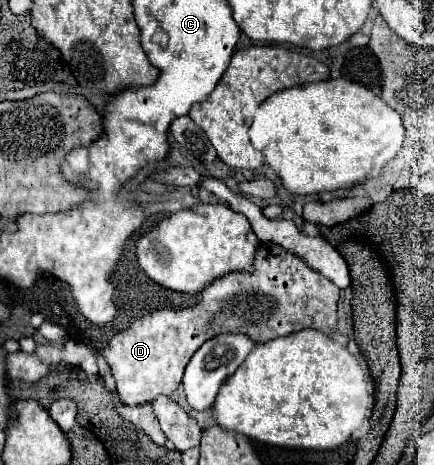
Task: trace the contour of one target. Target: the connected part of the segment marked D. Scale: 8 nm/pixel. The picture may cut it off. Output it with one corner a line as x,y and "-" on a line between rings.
261,243
257,247
253,271
227,273
227,275
219,277
217,281
211,281
209,285
205,285
199,295
201,295
199,303
195,303
191,307
153,311
153,313
133,321
127,329
115,333
109,339
109,343
101,355
111,367
111,375
117,385
117,395
125,405
135,407
135,405
151,403
159,395
171,395
181,385
185,365
189,363
193,353
205,341
213,339
213,335
217,337
221,333
243,333
255,343
267,343
269,339
289,335
303,327
319,329
325,335
331,335
337,329
339,289
329,279
325,279
321,273
311,269
301,257
297,257
295,253
283,249
281,245
275,245
275,243

